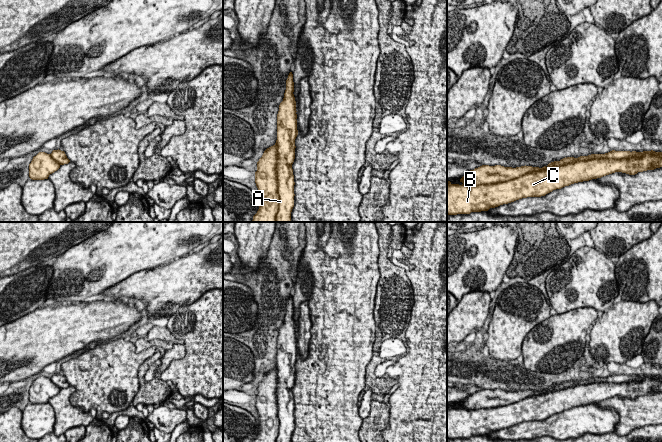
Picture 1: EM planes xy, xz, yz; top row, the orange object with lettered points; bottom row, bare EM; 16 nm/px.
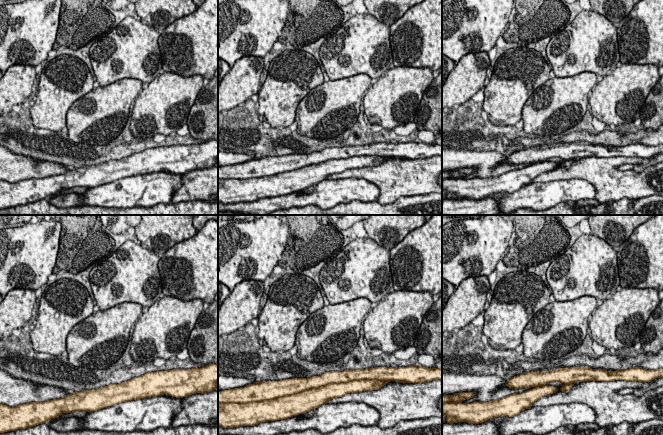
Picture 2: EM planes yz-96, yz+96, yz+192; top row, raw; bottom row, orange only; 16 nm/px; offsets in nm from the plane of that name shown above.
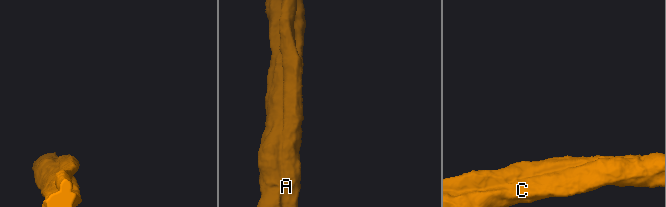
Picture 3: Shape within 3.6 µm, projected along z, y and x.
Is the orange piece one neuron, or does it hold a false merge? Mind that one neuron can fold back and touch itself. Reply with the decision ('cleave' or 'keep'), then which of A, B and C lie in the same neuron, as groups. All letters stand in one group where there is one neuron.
keep; A B C

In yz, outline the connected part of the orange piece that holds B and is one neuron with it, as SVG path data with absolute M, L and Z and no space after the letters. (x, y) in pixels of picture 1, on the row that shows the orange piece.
M615 151L578 158L565 157L542 168L482 165L460 179L462 185L447 180L447 214L488 211L527 197L541 197L574 183L622 172L638 172L662 167L662 152Z

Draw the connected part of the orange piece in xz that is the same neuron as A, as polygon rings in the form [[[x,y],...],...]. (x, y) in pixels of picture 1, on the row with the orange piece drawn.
[[[289,73],[286,80],[286,90],[277,114],[277,140],[267,148],[257,162],[255,183],[258,188],[259,209],[252,222],[291,222],[291,212],[294,207],[294,175],[292,164],[295,159],[295,139],[298,135],[296,101],[294,97],[293,74]]]

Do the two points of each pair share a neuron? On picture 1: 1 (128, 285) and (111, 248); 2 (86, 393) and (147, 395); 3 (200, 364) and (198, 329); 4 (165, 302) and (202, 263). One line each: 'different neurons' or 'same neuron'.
1: different neurons
2: different neurons
3: same neuron
4: same neuron

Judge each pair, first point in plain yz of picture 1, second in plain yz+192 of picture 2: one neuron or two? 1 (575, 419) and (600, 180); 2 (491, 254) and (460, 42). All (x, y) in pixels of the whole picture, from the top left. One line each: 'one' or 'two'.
1: two
2: one

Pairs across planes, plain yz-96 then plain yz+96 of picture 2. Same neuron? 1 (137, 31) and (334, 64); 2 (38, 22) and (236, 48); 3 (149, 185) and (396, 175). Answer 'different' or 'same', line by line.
1: same
2: same
3: different

